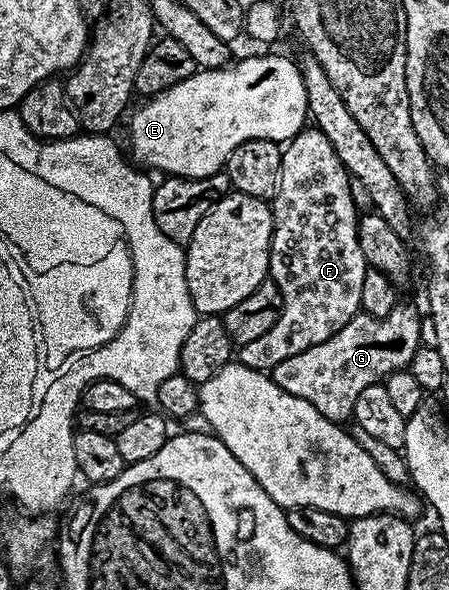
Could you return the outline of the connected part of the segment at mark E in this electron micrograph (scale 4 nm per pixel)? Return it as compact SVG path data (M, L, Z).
M246 57L236 61L220 69L198 69L165 93L155 93L143 100L146 102L129 114L130 145L134 148L133 160L139 166L150 171L159 169L162 175L172 177L207 177L223 172L226 161L240 143L252 139L289 143L302 132L308 121L308 110L299 66L286 57Z

